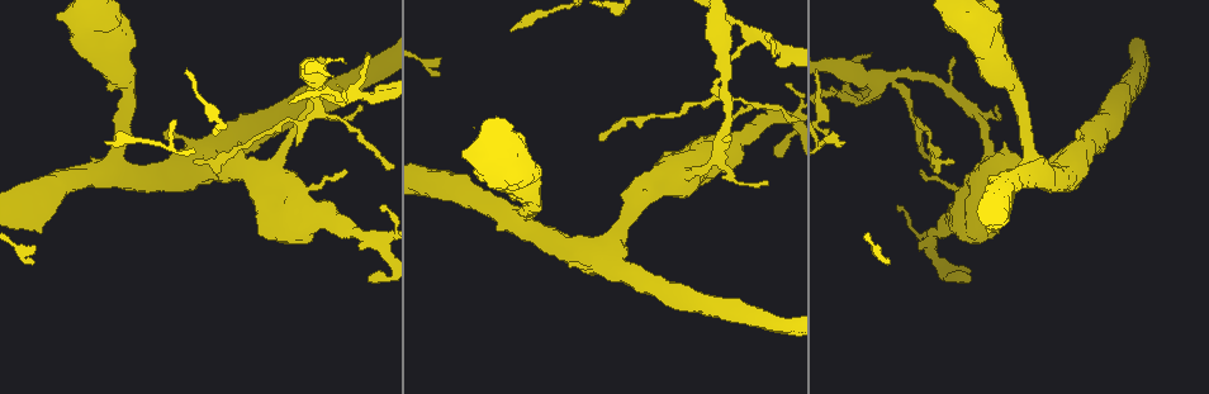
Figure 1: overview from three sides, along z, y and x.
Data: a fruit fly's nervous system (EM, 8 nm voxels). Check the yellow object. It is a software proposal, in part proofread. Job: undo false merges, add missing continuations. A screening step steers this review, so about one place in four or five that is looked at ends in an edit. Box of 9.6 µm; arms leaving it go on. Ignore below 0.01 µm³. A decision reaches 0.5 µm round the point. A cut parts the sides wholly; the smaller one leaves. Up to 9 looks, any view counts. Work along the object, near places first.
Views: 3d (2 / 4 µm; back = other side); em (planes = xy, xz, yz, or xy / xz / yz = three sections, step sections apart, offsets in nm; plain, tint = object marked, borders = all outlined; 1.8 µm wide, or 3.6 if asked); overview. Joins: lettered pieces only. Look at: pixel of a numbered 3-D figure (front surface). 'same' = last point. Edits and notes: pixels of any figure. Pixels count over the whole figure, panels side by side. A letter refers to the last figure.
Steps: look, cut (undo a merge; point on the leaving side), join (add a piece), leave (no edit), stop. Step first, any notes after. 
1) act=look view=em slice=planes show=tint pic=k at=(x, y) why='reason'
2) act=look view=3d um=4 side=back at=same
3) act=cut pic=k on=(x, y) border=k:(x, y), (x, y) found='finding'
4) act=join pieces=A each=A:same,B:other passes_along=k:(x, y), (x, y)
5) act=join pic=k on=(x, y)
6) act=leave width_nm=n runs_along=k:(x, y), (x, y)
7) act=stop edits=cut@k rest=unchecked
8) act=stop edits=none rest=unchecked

act=look view=3d um=4 pic=1 at=(203, 170) why='arms part here'

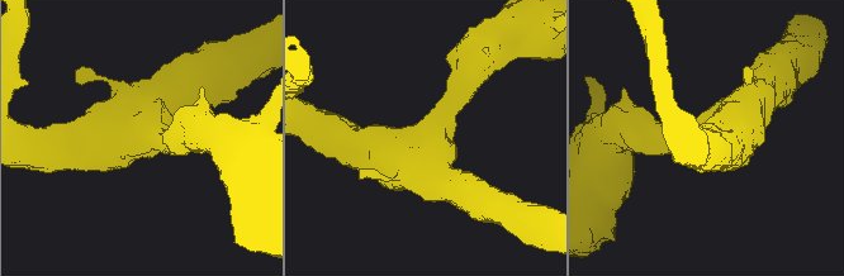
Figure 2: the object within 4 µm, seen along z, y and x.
act=look view=em um=3.6 slice=planes show=tint pic=2 at=(423, 137) arms=3 arm_widths_nm=380,550,650

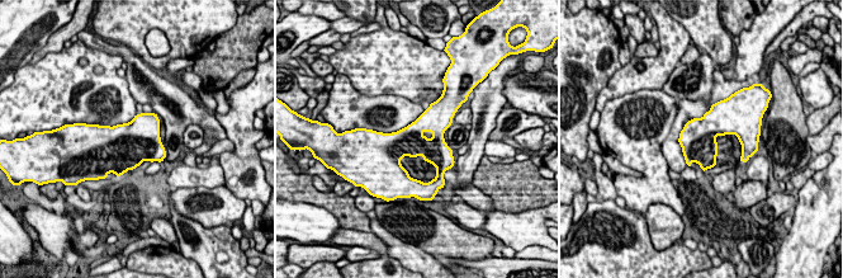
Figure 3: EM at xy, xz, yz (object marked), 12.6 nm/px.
act=look view=em um=3.6 slice=planes show=borders at=same why='see the neighbours'

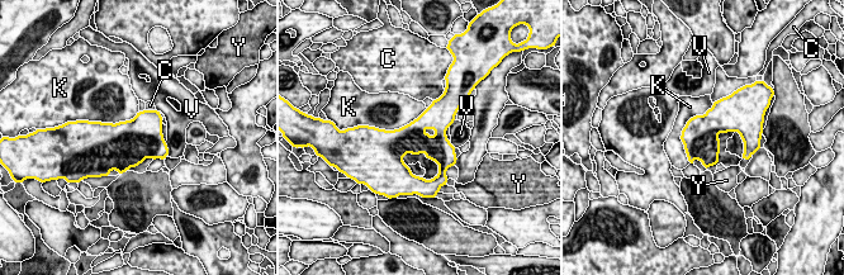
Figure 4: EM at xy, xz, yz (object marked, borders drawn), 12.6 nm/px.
act=leave width_nm=460 each=C:other,K:other,V:other,Y:other border=4:(714, 103), (682, 131), (688, 162) found='continuous, no second neuron'

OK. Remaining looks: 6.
act=look view=3d um=4 side=back pic=1 at=(120, 74) why='thick turns thin'

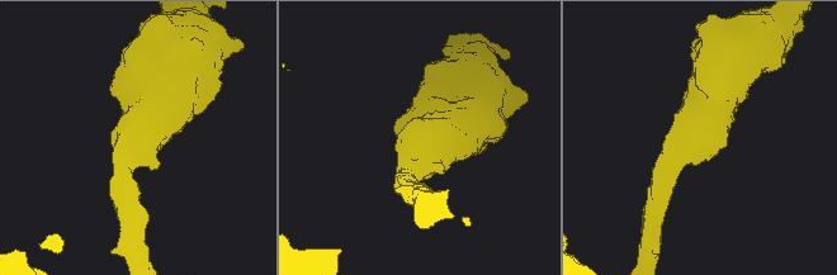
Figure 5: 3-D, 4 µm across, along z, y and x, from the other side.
act=look view=em slice=planes show=tint pic=5 at=(416, 160) why='need the tissue'

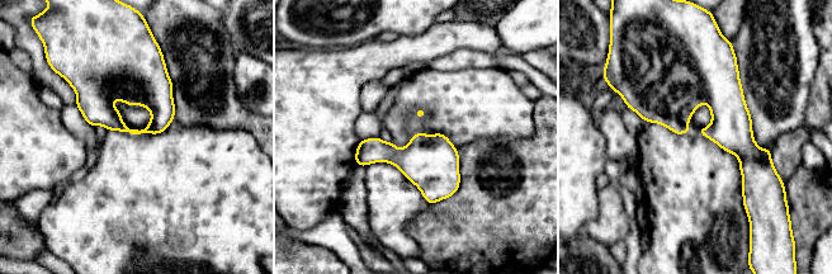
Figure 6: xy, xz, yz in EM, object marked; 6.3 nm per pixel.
act=look view=em slice=planes show=borders at=same

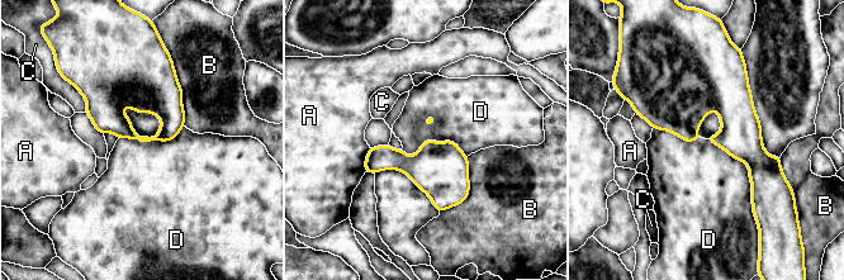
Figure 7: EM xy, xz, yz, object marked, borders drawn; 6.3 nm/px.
act=leave each=A:other,B:other,C:other,D:other found='continuous, no second neuron'

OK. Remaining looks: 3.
act=look view=3d um=4 pic=1 at=(696, 163) why='calibre changes'

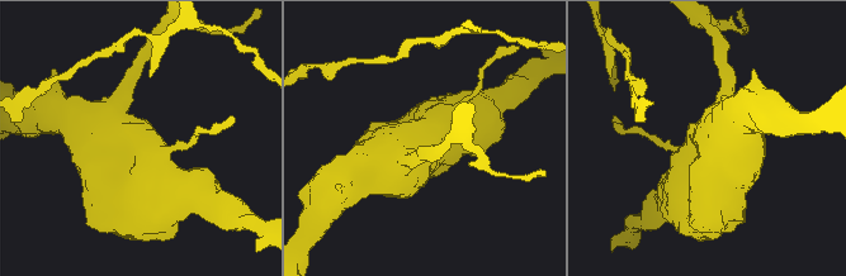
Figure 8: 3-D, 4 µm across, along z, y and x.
act=look view=em um=3.6 slice=planes show=plain pic=8 at=(140, 160)

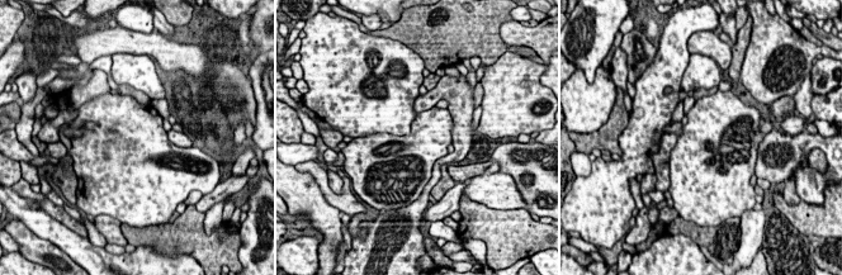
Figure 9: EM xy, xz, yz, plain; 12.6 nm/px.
act=look view=em um=3.6 slice=planes show=borders at=same why='what lies round it'

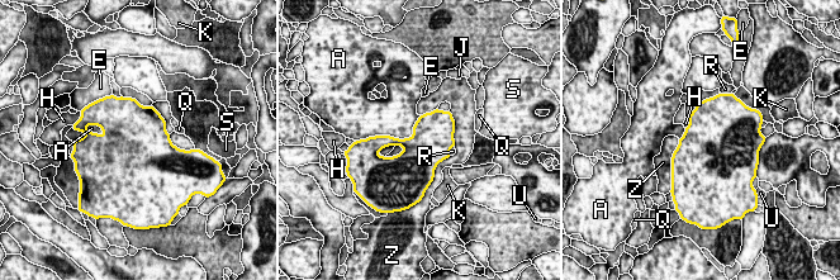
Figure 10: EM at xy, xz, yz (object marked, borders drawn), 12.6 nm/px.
act=leave width_nm=550 each=A:other,E:other,H:other,J:other,K:other,Q:other,R:other,S:other,U:other,Z:other border=10:(420, 115), (409, 137), (376, 136) found='continuous, no second neuron'

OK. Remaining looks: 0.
act=stop edits=none rest=unchecked

